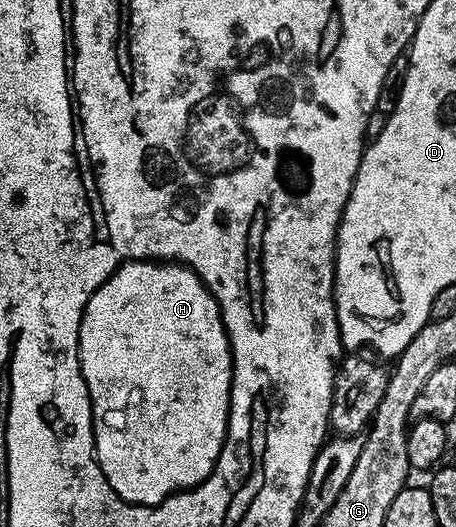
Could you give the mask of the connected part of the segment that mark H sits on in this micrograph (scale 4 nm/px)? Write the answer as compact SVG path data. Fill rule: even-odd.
M135 260L123 262L112 277L104 280L96 292L88 300L84 308L84 316L80 320L78 333L78 355L82 365L82 375L90 397L90 416L94 436L94 456L108 480L108 484L118 496L133 506L159 506L168 496L180 490L190 490L199 486L214 470L216 460L222 451L226 439L226 425L230 415L230 389L232 388L232 372L234 361L230 355L230 341L226 335L226 325L222 322L222 313L212 292L189 270L175 261Z

